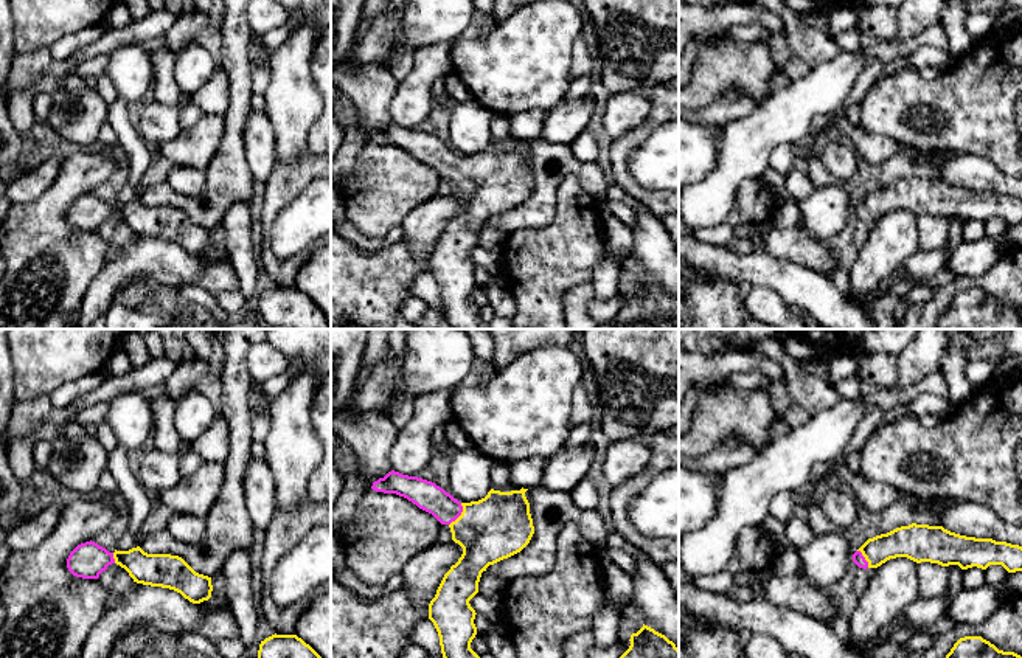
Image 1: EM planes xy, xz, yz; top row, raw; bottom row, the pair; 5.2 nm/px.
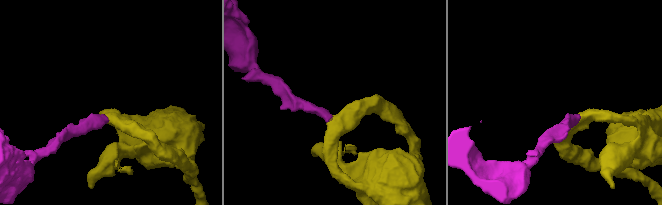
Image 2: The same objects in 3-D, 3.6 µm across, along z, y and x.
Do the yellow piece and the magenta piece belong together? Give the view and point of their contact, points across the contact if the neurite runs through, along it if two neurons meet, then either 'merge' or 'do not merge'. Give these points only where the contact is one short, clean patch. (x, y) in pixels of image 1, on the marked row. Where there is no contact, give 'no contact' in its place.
xz (462, 514) | across xz (497, 526), (474, 526), (462, 514), (448, 511), (429, 497) | merge

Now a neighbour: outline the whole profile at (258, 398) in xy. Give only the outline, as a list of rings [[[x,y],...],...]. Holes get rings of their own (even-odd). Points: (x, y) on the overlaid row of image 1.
[[[253,382],[250,388],[249,402],[250,402],[250,410],[256,410],[269,402],[267,394],[262,390],[262,383]]]

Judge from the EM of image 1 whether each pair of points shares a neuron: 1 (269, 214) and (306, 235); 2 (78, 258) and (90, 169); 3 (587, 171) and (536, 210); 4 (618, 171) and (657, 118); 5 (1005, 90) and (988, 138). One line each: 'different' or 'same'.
1: different
2: same
3: same
4: same
5: same

